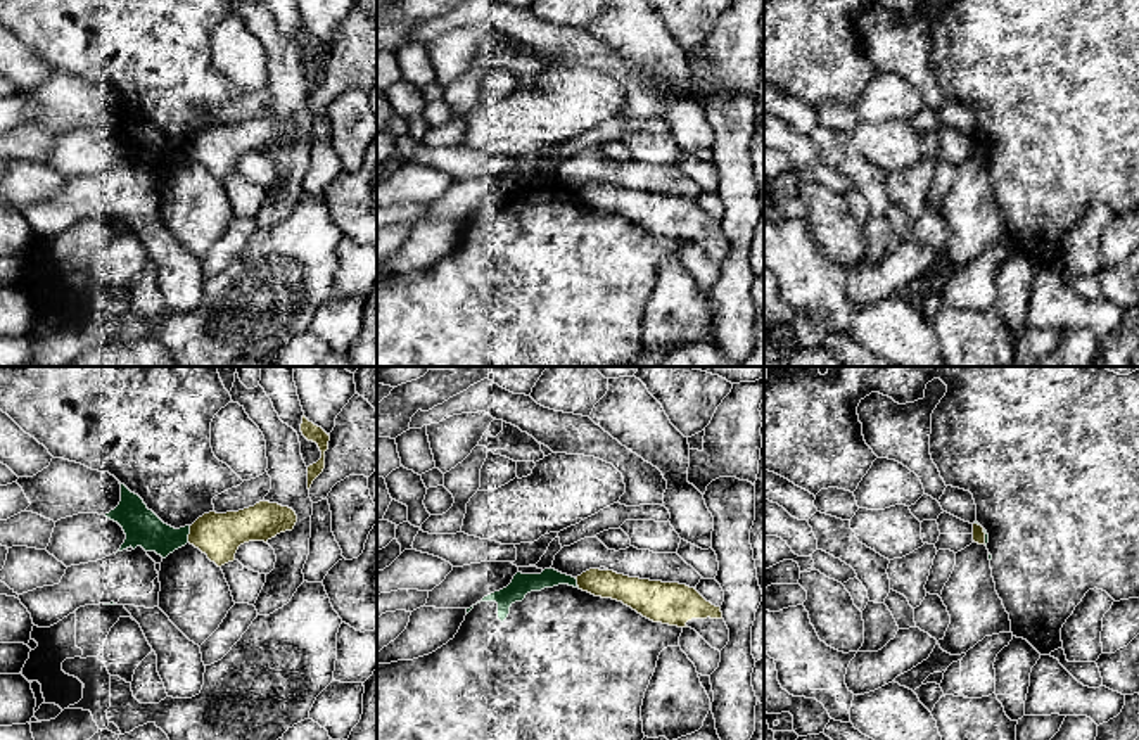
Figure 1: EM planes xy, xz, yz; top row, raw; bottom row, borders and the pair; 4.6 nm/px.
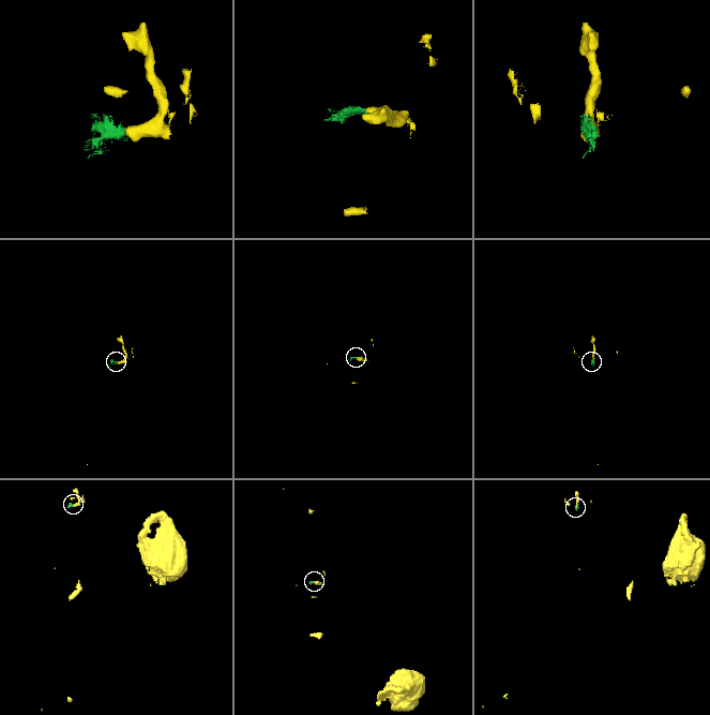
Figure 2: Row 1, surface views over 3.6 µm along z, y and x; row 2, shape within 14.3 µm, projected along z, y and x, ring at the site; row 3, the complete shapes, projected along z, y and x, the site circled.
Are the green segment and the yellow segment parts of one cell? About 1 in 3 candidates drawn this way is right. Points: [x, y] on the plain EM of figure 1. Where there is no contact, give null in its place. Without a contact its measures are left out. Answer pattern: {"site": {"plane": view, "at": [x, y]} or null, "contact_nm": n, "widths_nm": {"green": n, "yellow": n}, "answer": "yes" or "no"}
{"site": {"plane": "xy", "at": [189, 146]}, "contact_nm": 80, "widths_nm": {"green": 170, "yellow": 200}, "answer": "no"}

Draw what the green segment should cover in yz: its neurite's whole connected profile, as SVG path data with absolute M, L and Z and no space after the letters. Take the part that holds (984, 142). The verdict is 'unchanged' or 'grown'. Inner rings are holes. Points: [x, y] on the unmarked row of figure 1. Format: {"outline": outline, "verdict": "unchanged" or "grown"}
{"outline": "M947 0L945 9L932 26L930 67L945 99L959 100L973 107L977 118L975 137L983 140L996 204L1009 226L1011 246L1016 251L1027 252L1040 268L1049 268L1063 259L1061 240L1089 202L1103 202L1115 214L1139 211L1139 0Z", "verdict": "grown"}

